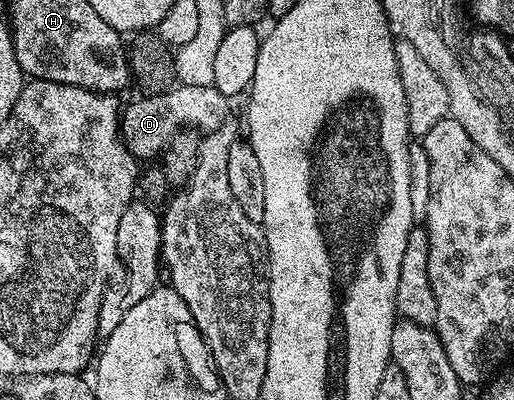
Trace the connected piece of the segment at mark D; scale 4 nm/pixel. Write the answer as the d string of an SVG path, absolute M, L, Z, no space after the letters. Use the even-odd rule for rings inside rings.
M174 86L169 92L151 98L139 98L129 108L123 109L120 117L120 135L132 155L141 161L151 156L159 157L174 134L186 128L195 128L207 134L230 120L229 97L212 86Z

